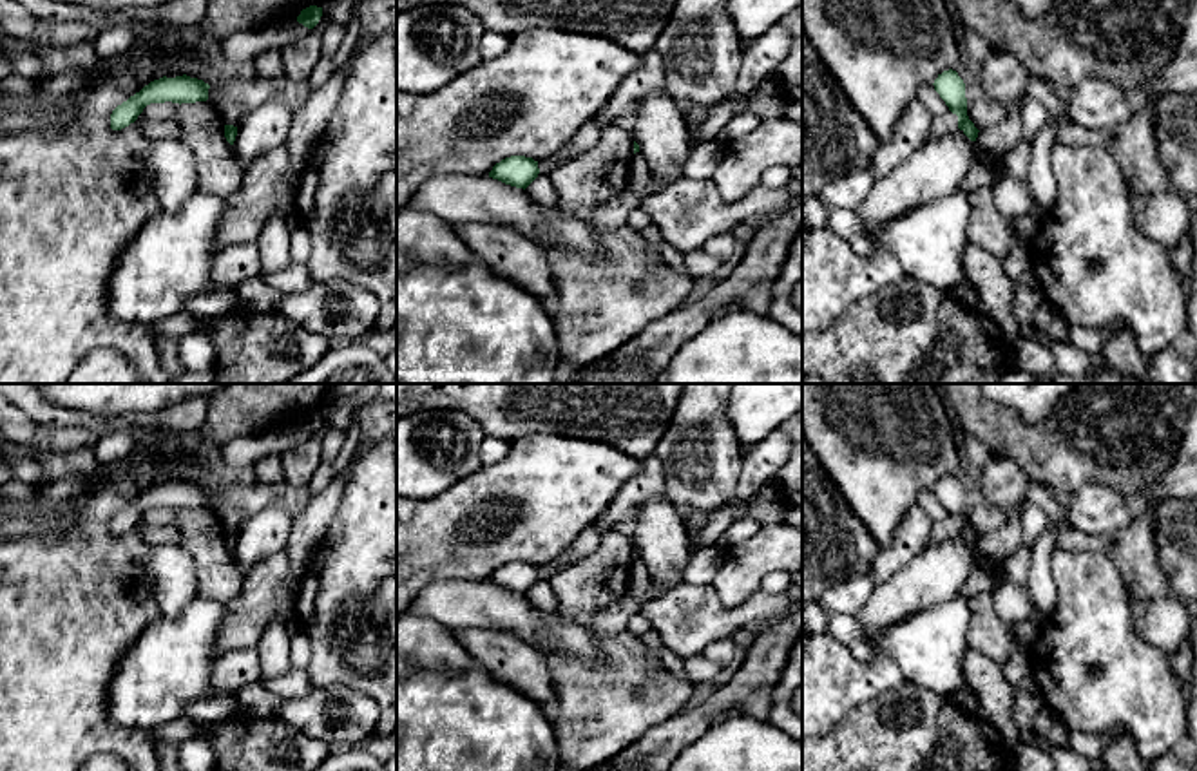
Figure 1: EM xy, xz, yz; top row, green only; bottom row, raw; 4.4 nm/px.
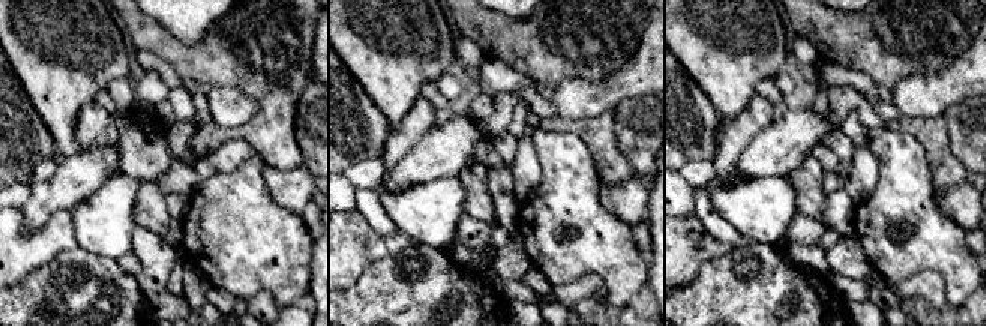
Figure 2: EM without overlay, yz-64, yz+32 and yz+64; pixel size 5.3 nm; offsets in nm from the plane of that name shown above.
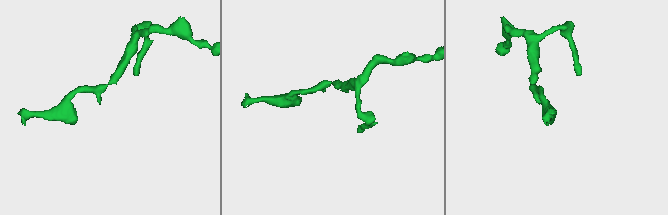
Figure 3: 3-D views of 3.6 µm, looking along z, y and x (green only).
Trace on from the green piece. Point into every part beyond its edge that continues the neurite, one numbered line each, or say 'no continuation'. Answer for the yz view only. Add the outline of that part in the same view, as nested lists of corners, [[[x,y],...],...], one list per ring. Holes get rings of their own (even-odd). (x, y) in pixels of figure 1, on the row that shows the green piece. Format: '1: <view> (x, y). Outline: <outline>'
no continuation

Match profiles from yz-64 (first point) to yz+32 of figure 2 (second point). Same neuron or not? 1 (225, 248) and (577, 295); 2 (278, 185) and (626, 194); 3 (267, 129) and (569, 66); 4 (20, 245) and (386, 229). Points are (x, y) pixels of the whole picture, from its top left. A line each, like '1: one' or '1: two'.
1: two
2: one
3: one
4: two

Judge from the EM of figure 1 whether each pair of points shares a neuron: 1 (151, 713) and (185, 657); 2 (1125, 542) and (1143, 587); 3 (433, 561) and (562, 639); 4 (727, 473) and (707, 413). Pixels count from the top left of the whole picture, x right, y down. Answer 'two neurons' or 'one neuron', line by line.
1: one neuron
2: one neuron
3: two neurons
4: one neuron

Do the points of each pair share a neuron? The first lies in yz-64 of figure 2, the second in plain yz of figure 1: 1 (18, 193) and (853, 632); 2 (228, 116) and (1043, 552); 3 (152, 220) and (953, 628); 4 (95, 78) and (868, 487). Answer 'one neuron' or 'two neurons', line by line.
1: one neuron
2: two neurons
3: two neurons
4: one neuron

